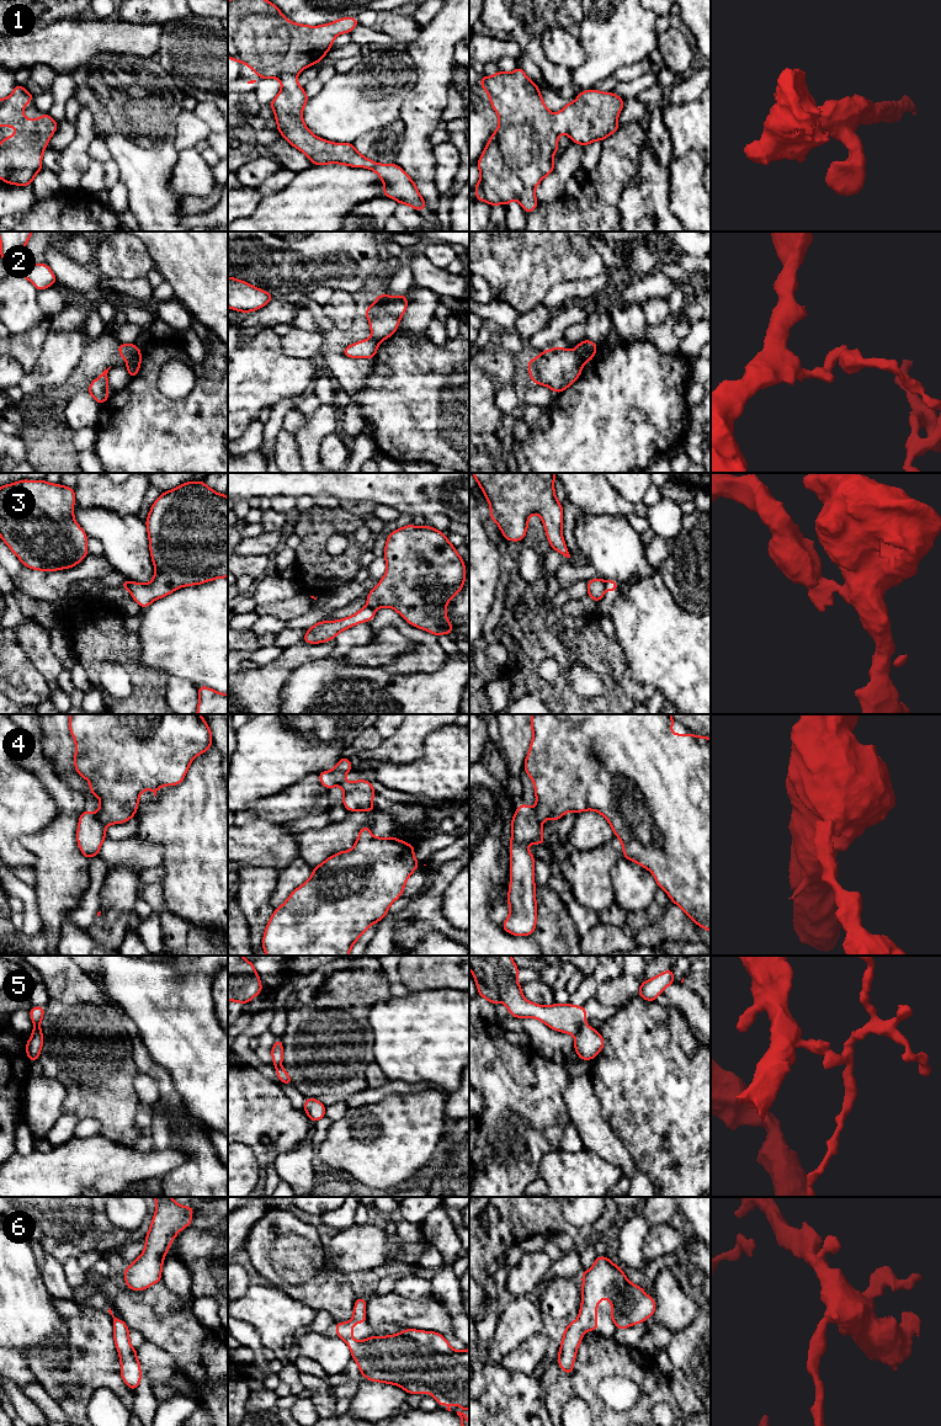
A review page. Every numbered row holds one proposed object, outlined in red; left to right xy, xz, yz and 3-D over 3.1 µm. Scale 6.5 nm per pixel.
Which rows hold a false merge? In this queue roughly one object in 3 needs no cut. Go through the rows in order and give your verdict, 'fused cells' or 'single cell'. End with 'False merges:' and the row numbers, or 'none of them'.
1: single cell
2: fused cells
3: fused cells
4: fused cells
5: fused cells
6: single cell
False merges: 2, 3, 4, 5

